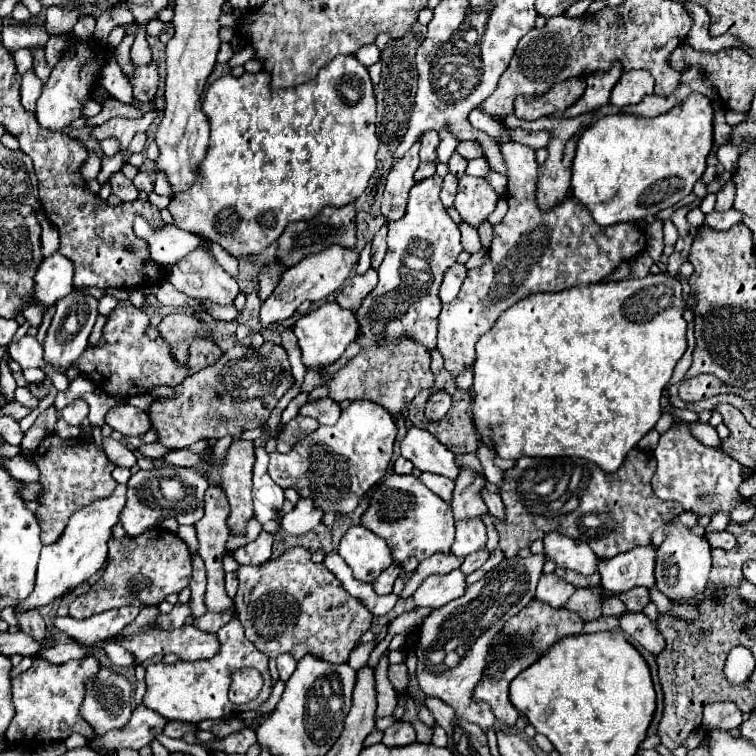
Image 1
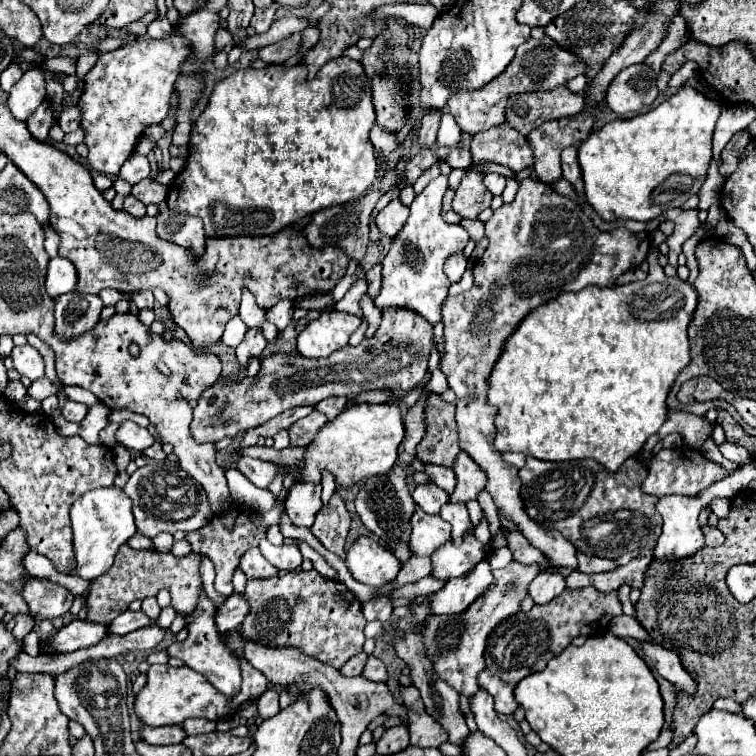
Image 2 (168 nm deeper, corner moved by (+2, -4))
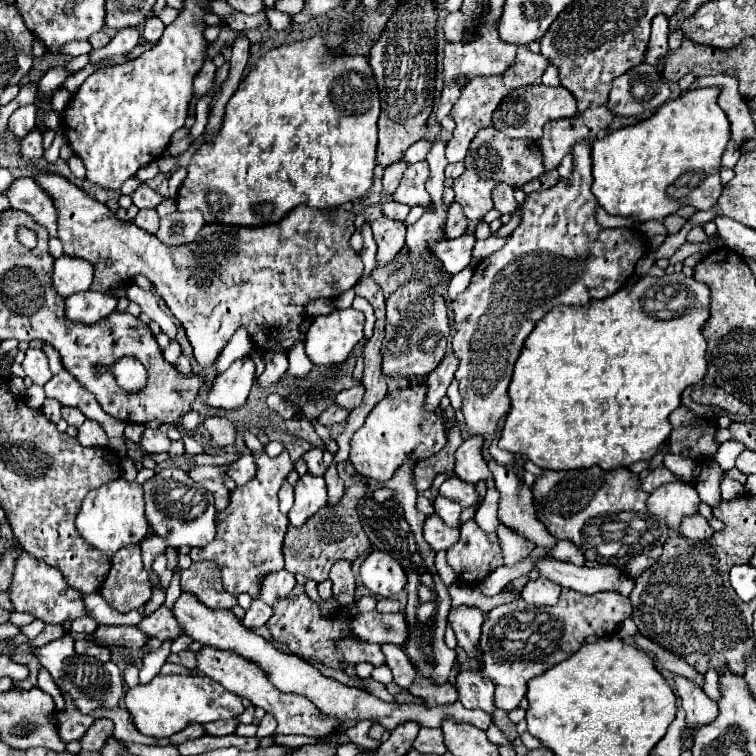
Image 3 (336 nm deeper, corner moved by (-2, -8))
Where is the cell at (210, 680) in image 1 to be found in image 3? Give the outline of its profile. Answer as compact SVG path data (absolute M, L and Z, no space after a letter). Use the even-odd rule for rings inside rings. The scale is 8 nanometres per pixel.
M156 675L148 685L136 685L124 695L124 703L140 733L170 737L192 723L234 719L244 711L242 699L204 675Z

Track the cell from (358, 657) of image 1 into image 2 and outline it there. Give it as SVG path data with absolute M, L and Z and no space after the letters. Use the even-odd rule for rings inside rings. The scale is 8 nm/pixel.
M373 655L369 656L368 664L365 665L362 675L370 681L382 681L382 683L388 681L388 671L385 665Z

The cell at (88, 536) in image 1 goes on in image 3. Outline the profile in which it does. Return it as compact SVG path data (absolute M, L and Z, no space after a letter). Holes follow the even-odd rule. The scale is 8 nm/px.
M116 479L98 489L92 489L84 499L80 513L76 515L76 529L88 545L96 547L106 557L112 557L116 551L120 551L120 547L140 543L148 533L142 487L126 479Z

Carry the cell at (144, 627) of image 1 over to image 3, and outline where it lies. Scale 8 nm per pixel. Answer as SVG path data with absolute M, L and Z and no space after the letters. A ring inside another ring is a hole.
M204 645L198 653L196 653L196 667L202 675L214 679L216 683L220 683L224 689L250 699L256 707L262 707L264 711L272 713L278 721L278 729L276 733L280 735L310 735L310 737L322 737L322 735L330 735L334 727L338 727L336 719L324 717L320 719L320 711L306 699L300 695L292 695L292 693L282 693L278 691L260 671L260 667L256 667L256 663L248 663L248 659L242 659L238 655L232 655L230 651L220 651L214 647Z

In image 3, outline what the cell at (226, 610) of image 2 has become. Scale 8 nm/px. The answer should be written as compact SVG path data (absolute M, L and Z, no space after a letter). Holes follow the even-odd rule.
M258 599L252 601L252 605L246 609L246 615L242 619L244 627L262 627L272 617L272 607L266 603L260 603Z

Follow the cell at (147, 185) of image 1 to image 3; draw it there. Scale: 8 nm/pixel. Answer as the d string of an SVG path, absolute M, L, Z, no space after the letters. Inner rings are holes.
M140 185L140 187L134 191L132 201L134 201L134 205L136 205L138 209L146 209L146 207L156 209L156 207L164 201L164 195L158 193L156 189L148 187L148 185Z

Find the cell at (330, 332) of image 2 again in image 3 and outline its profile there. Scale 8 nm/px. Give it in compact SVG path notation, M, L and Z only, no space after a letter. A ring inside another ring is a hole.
M348 307L316 317L306 333L306 355L314 365L344 363L352 347L364 337L364 313Z

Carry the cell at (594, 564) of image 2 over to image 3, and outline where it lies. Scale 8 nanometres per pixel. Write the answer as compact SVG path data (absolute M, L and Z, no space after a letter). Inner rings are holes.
M558 541L558 545L552 549L552 555L556 559L562 559L562 561L572 561L578 567L586 565L586 559L584 559L582 551L572 541Z

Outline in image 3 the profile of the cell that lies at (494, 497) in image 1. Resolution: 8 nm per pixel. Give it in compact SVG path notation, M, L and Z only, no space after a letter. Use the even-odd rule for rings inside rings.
M552 555L548 559L540 559L540 563L534 563L534 567L540 571L542 577L552 579L554 583L592 595L598 591L618 591L628 597L634 588L634 581L628 577L622 577L620 567L614 565L602 565L602 567L576 567L574 563L564 563Z

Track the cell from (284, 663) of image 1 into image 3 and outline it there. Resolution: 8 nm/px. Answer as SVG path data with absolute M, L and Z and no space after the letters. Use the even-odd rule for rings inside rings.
M264 715L262 717L262 721L260 721L260 725L258 725L258 737L268 737L268 735L274 735L274 731L276 731L276 719L272 717L272 715Z

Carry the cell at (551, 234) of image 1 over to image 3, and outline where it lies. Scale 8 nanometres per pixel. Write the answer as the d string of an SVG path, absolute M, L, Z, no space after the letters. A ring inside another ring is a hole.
M588 141L576 143L572 149L572 155L574 155L574 165L576 165L572 177L556 183L552 189L526 195L524 203L520 205L520 213L522 213L520 225L508 235L506 245L500 251L494 251L492 255L486 257L486 261L482 259L476 265L474 277L468 289L460 293L452 303L452 309L456 313L454 317L456 335L452 337L452 351L460 359L456 379L460 383L464 423L466 423L466 431L470 437L480 435L484 439L482 455L488 463L488 469L494 475L496 489L500 493L498 519L502 525L510 527L512 531L516 531L518 535L522 535L536 547L544 547L548 551L558 543L558 539L554 535L548 535L548 529L536 517L532 489L524 481L520 481L520 477L512 469L500 465L488 451L494 441L498 421L510 411L508 385L510 385L512 369L520 355L524 339L530 335L538 319L542 319L556 305L588 305L590 299L604 299L604 297L614 295L632 277L636 263L644 255L640 233L636 229L628 229L628 227L604 229L596 223L596 217L594 217L596 199L590 191L592 187L590 143Z

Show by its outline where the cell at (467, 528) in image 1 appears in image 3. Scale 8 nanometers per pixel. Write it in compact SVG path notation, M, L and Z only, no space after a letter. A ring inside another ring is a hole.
M438 495L438 497L434 499L434 507L436 507L436 515L438 515L448 527L460 529L460 513L462 513L462 507L460 507L456 501L442 499L442 497Z

